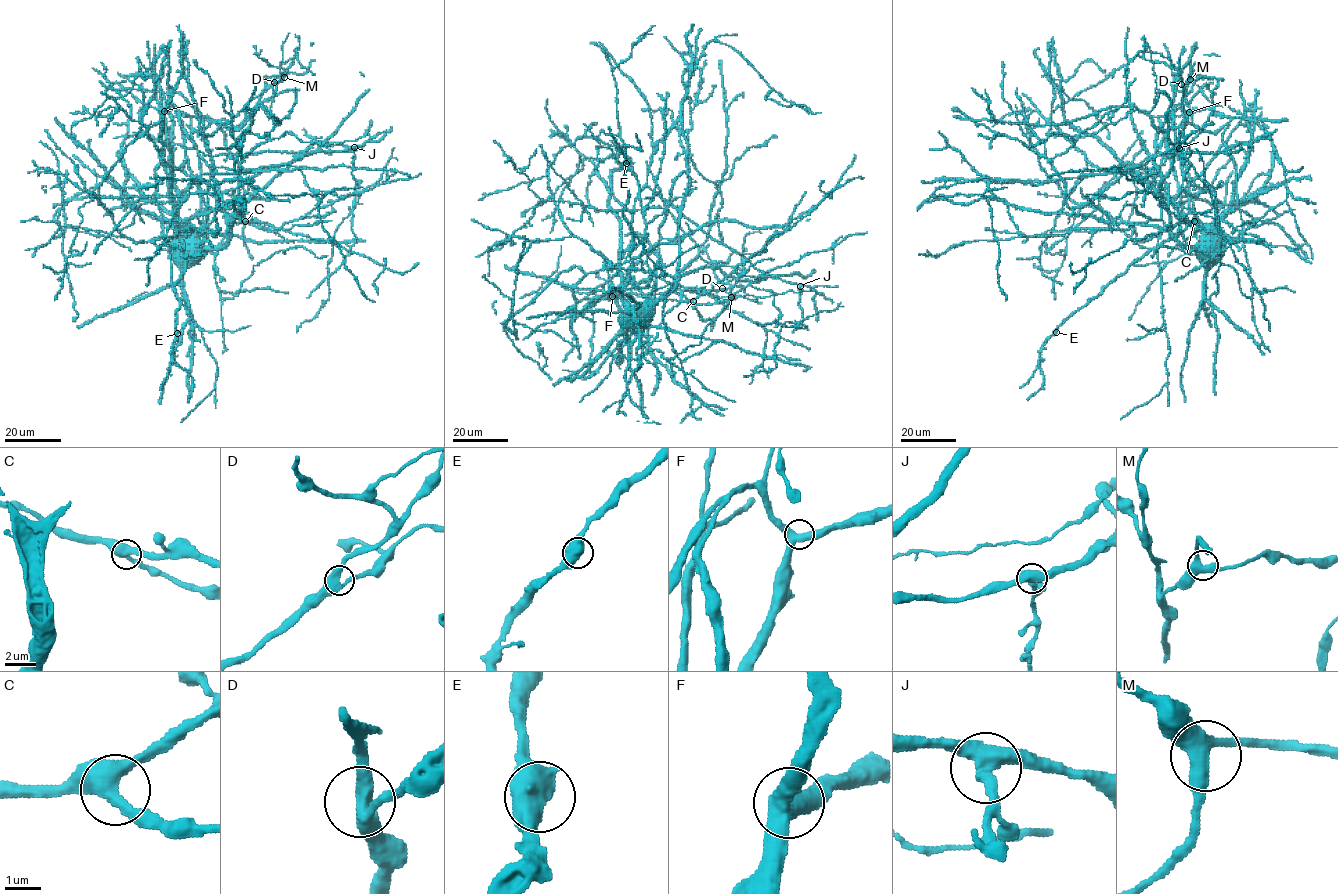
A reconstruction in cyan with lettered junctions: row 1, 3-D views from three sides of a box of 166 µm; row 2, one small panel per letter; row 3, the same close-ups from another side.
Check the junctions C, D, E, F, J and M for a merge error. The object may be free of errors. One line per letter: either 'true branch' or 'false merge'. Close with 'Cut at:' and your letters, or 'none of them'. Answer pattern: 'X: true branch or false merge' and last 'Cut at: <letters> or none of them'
C: true branch
D: true branch
E: true branch
F: true branch
J: false merge
M: true branch
Cut at: J

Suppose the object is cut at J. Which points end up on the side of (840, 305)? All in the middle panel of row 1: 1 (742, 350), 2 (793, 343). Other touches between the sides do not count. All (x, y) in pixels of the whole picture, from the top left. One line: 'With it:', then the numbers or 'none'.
With it: none

